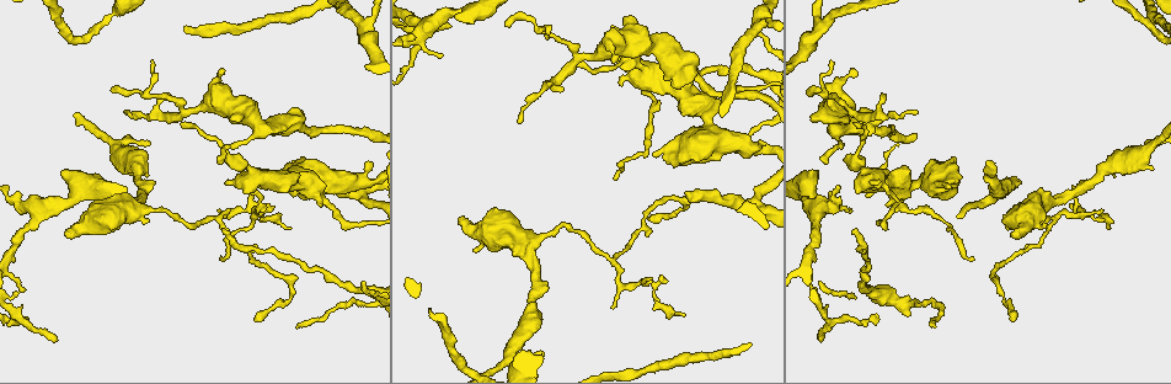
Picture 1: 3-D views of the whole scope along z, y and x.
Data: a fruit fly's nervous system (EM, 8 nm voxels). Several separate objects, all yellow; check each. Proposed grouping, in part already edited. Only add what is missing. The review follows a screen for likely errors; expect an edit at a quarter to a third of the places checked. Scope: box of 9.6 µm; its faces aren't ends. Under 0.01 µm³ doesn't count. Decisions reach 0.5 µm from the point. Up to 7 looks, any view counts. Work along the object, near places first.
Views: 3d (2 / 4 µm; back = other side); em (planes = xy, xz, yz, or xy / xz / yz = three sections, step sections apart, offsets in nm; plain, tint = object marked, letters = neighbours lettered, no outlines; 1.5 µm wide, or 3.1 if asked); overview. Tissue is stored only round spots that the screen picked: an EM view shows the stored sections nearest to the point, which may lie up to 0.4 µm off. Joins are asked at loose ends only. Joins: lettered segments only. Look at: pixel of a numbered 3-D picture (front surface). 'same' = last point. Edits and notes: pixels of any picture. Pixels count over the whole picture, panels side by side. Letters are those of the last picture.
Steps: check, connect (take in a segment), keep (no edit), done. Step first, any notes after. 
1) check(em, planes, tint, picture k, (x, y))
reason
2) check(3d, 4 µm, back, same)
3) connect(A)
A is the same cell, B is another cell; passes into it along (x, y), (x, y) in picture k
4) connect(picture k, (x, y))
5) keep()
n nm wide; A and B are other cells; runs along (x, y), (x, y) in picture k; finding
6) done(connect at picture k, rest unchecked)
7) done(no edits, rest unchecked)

check(em, 3.1 µm, planes, letters, picture 1, (615, 178))
branch stops here

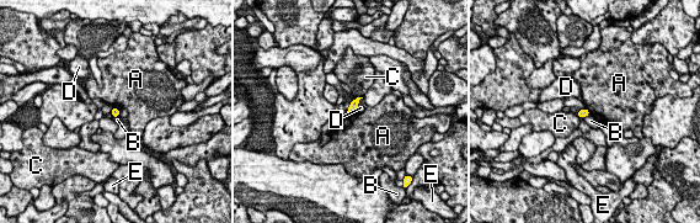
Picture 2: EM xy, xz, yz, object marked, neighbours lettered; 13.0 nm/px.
keep()
A, B, C, D and E are other cells; border along (354, 111), (348, 116) in picture 2; none of them fits

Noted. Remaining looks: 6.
check(3d, 4 µm, picture 1, (825, 163))
thin end

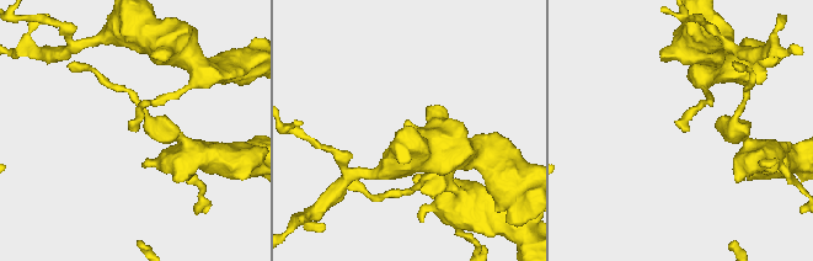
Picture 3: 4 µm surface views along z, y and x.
check(em, yz, step 8, letters, picture 3, (134, 127))

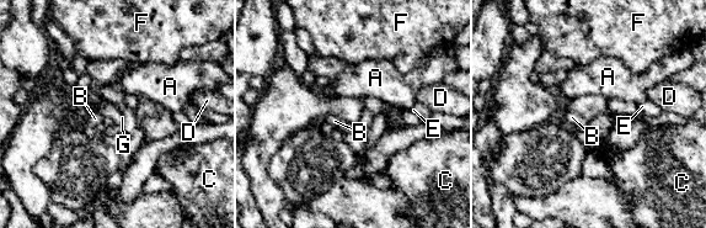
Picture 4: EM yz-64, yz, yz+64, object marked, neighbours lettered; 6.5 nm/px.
check(em, planes, letters, same)

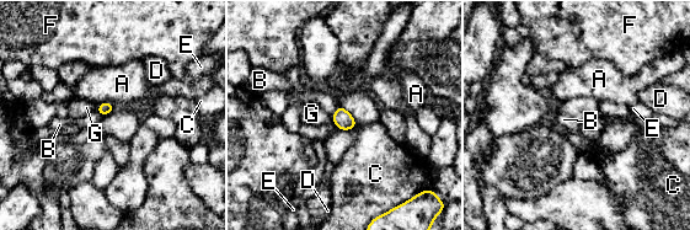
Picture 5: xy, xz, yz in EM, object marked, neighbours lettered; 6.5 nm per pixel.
keep()
A, B, C, D, E, F and G are other cells; border along (337, 105), (331, 116) in picture 5; none of them fits

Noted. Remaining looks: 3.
check(em, yz, step 4, letters, picture 1, (855, 230))
end of a long branch

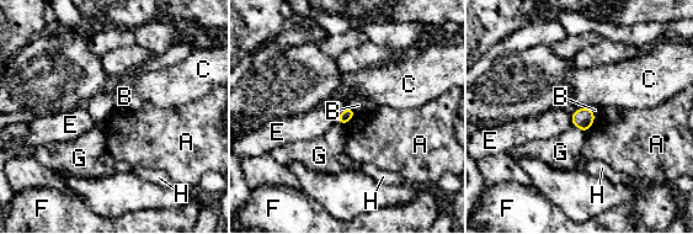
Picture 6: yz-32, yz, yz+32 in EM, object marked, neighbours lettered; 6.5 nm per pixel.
keep()
A, B, C, E, F, G and H are other cells; border along (596, 118), (585, 133) in picture 6; none of them fits

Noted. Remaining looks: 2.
done(no edits, rest unchecked)

